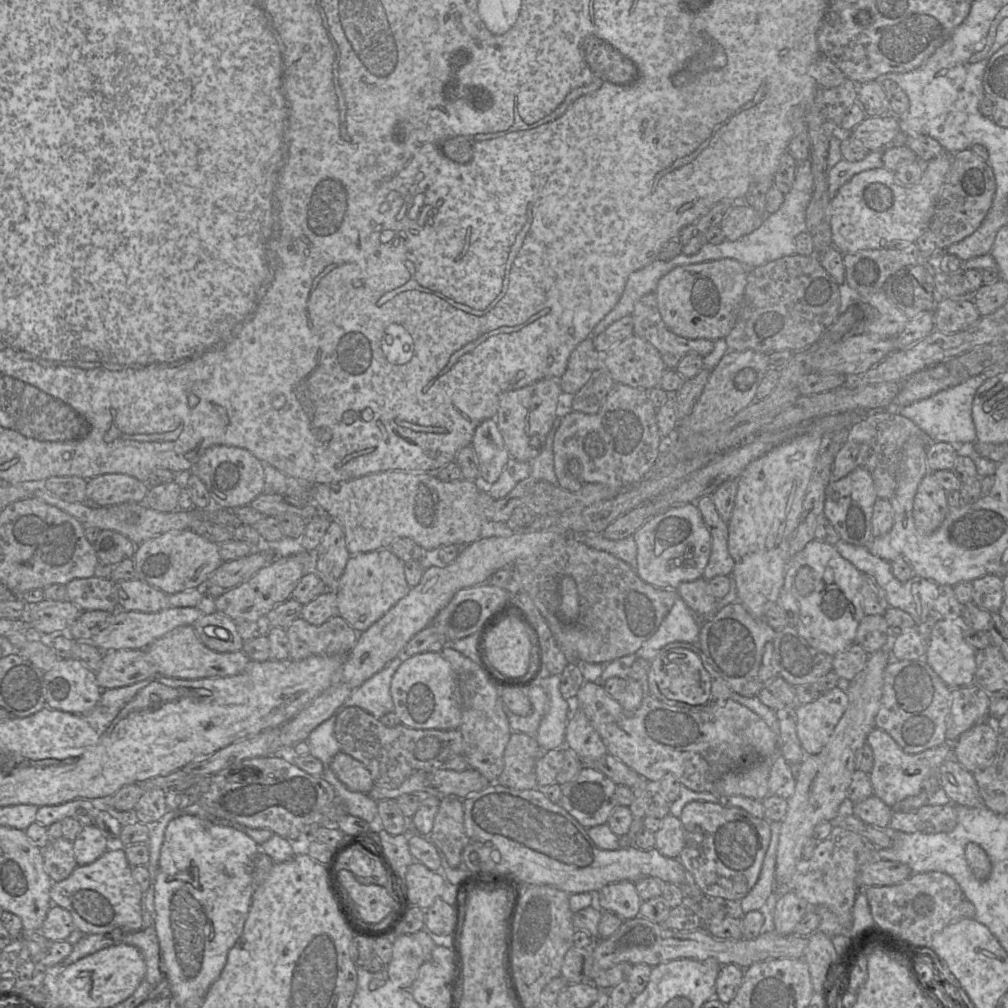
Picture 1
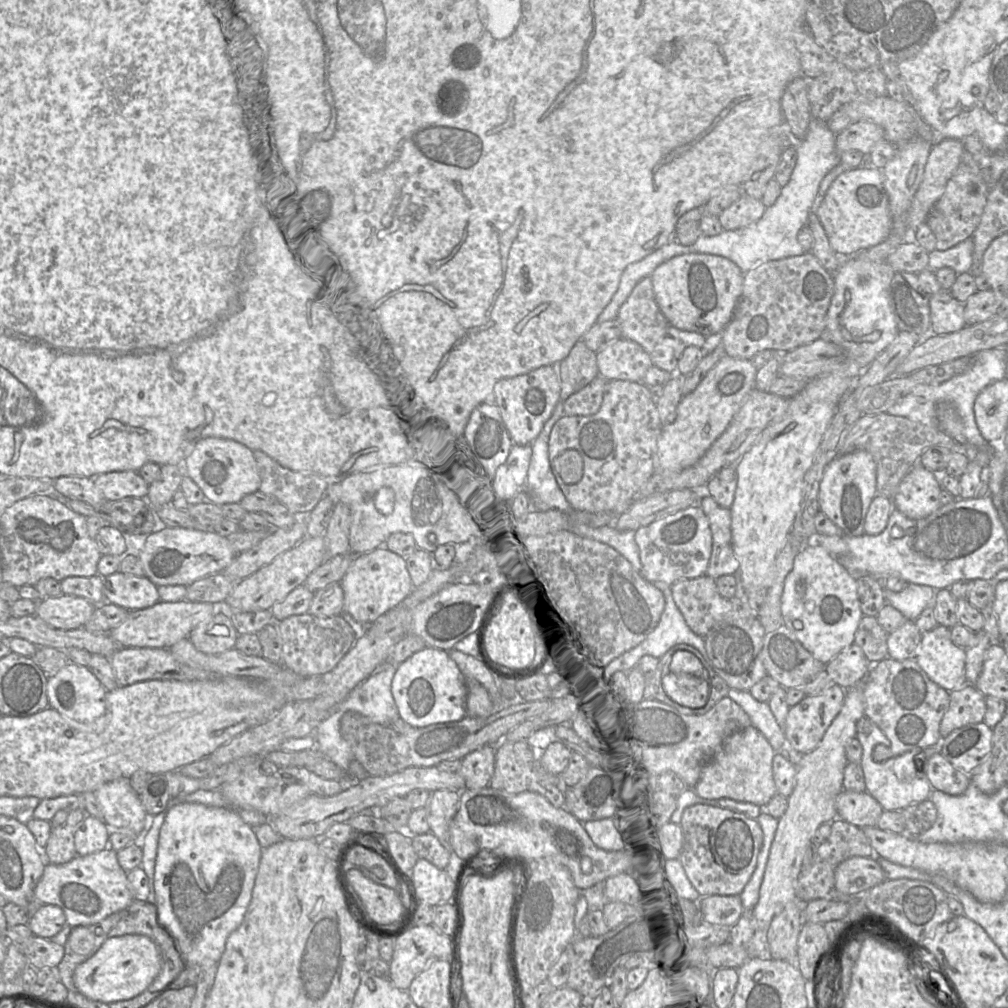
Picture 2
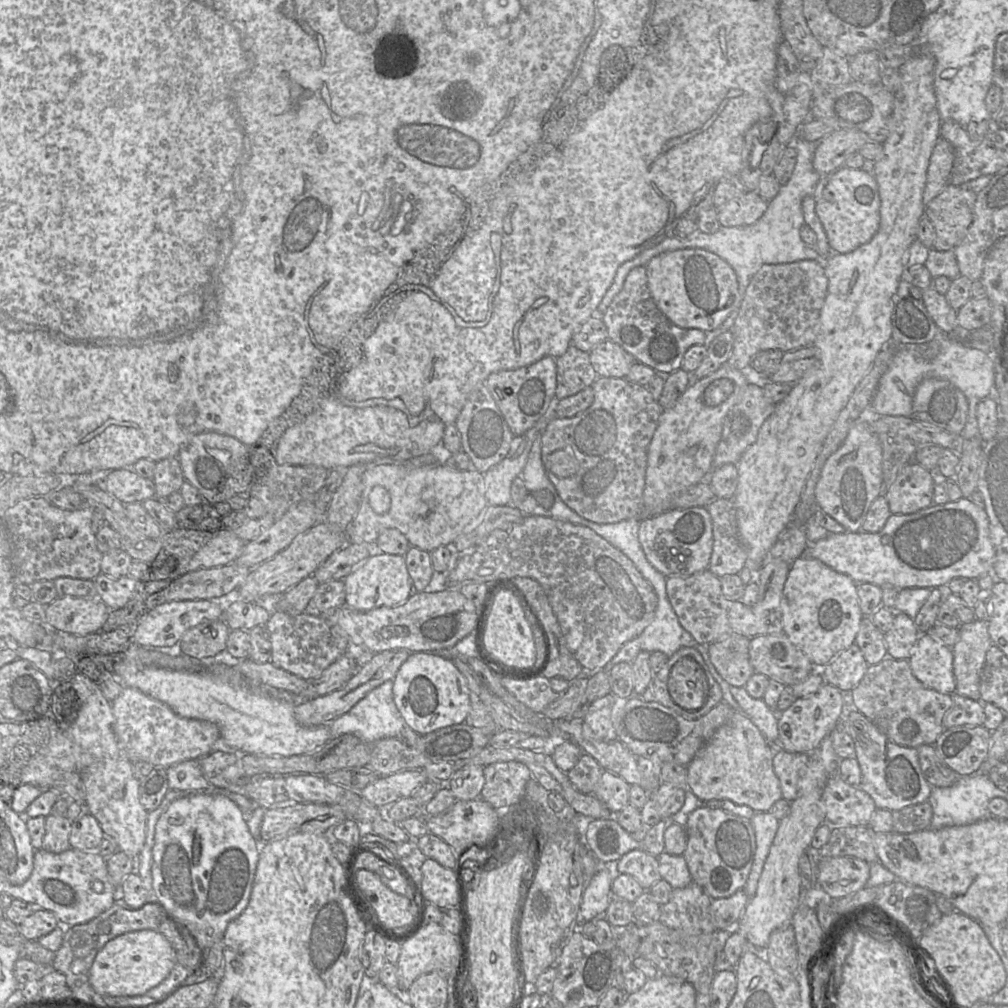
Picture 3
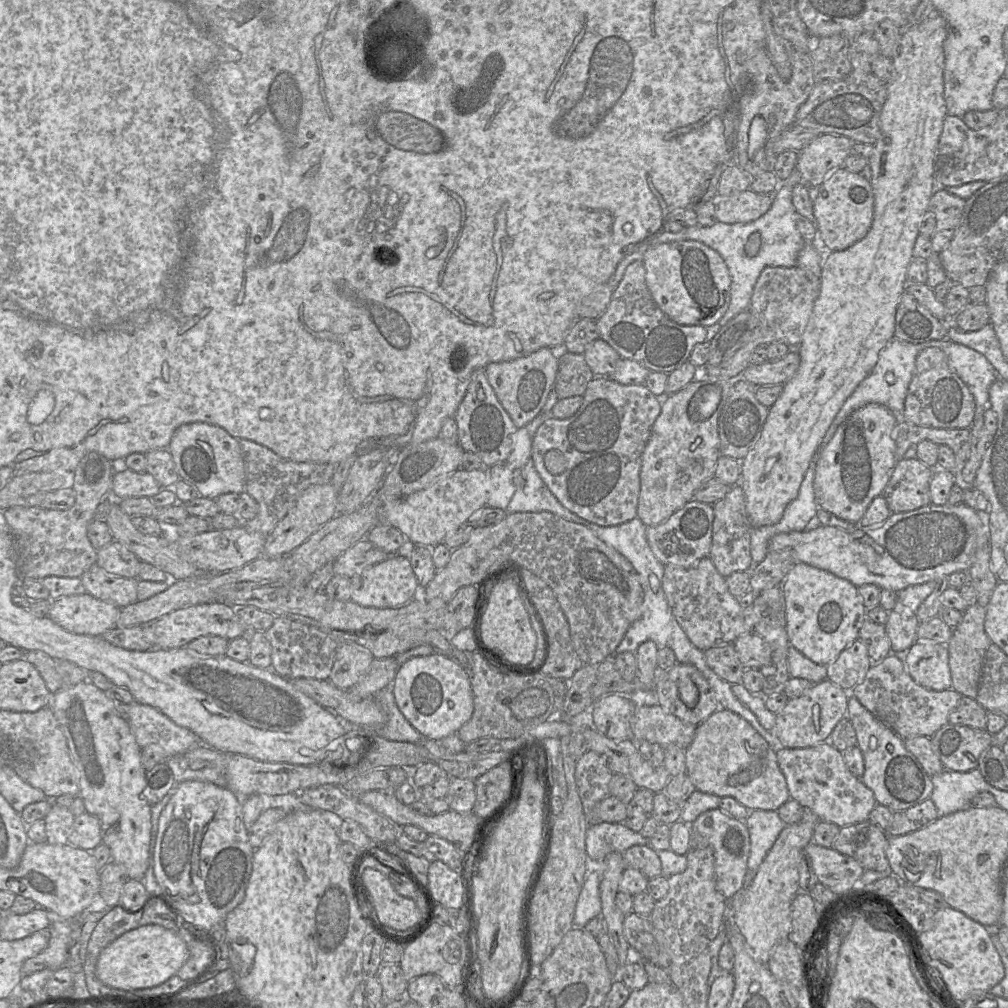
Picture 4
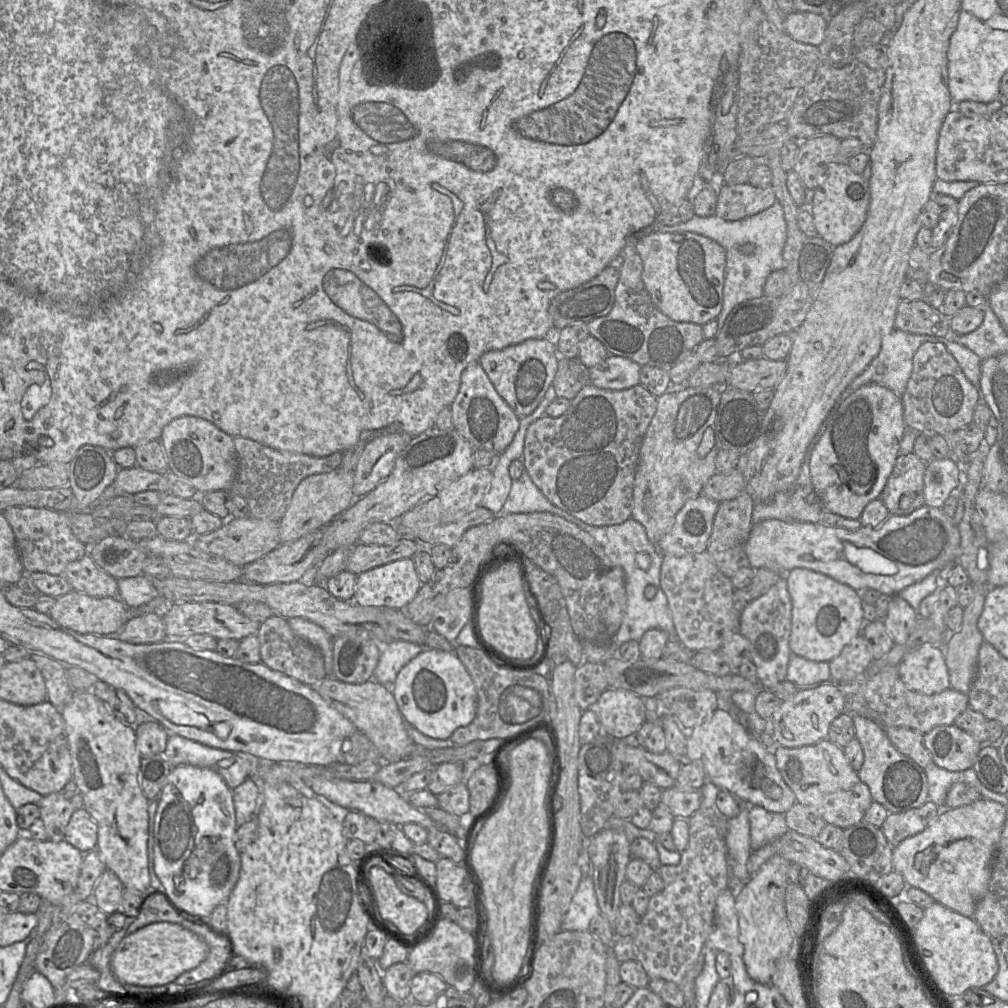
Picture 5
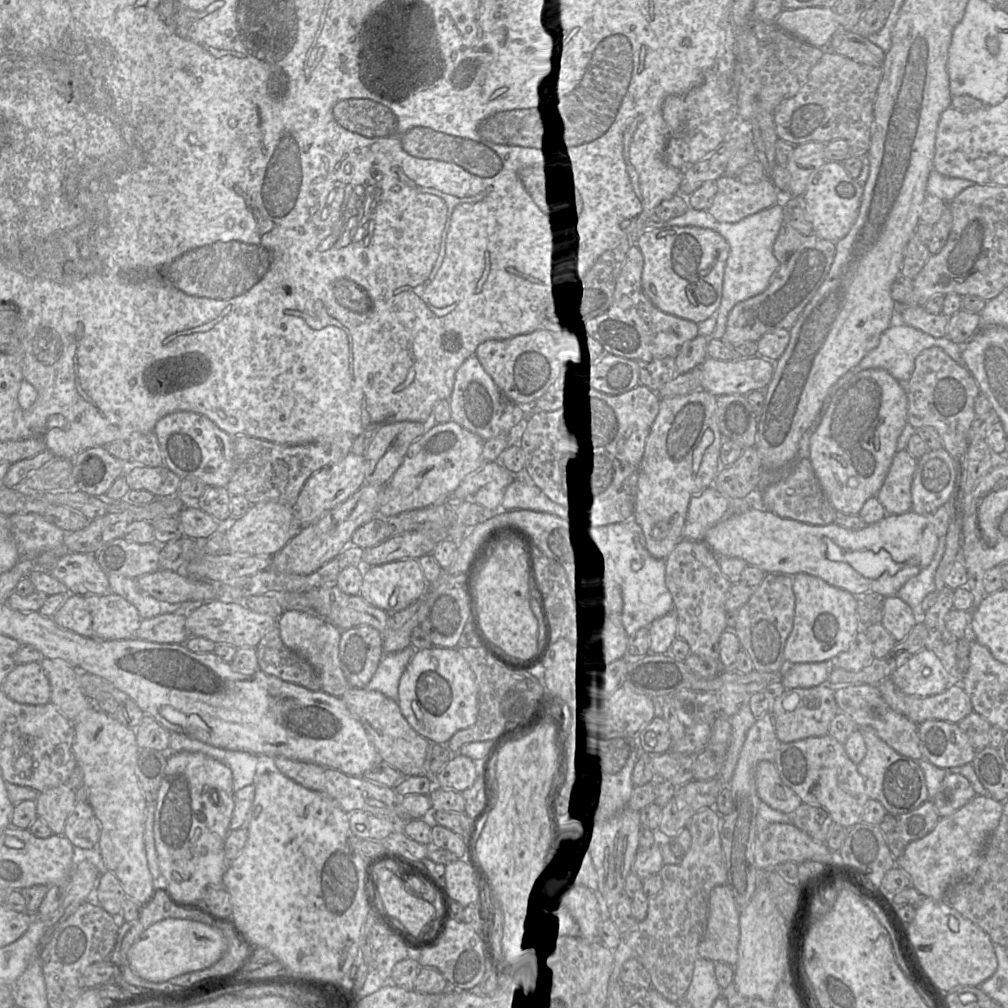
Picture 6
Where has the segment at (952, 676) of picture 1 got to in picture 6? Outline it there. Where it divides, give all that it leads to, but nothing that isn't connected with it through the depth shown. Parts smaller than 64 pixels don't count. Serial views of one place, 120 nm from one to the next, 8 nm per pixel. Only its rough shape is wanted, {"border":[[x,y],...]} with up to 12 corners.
{"border":[[928,648],[890,678],[903,693],[942,693],[953,682]]}

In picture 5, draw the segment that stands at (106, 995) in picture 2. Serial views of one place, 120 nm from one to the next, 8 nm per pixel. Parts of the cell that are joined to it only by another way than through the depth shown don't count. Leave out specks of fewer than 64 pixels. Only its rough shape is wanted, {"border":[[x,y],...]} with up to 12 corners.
{"border":[[179,924],[126,935],[120,984],[163,986],[199,966],[207,943]]}

